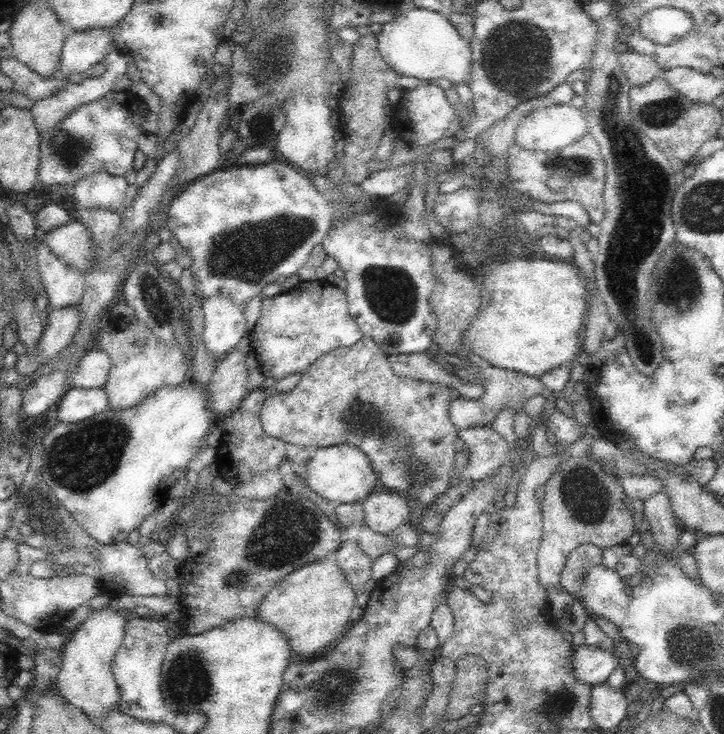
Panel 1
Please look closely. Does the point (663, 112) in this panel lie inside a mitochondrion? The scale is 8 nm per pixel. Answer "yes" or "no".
yes

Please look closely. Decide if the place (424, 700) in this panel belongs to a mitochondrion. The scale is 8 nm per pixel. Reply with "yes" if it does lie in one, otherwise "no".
no

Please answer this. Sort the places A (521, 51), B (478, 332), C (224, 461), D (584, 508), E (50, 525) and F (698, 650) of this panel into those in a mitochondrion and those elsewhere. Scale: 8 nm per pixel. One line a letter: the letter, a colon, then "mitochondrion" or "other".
A: mitochondrion
B: other
C: other
D: mitochondrion
E: mitochondrion
F: mitochondrion

